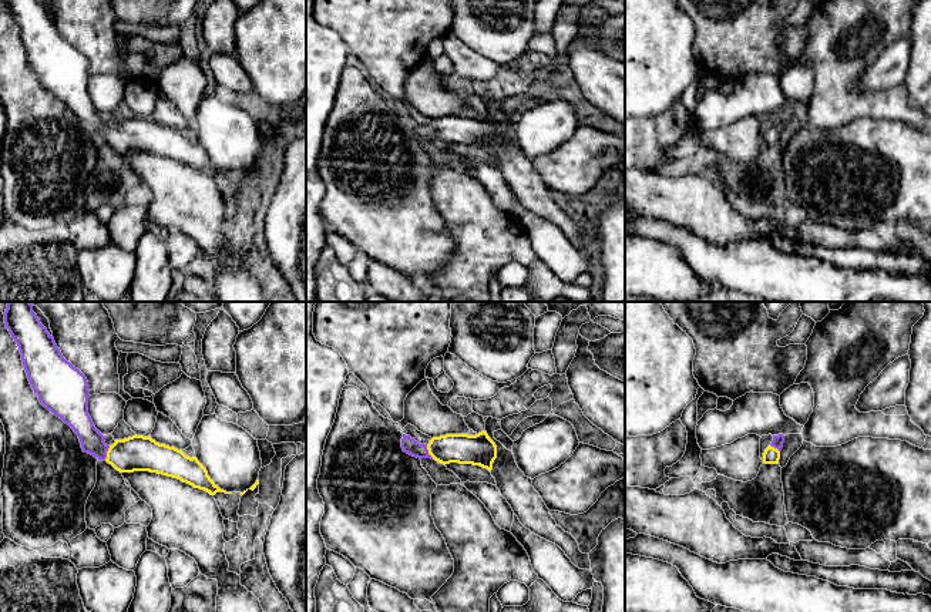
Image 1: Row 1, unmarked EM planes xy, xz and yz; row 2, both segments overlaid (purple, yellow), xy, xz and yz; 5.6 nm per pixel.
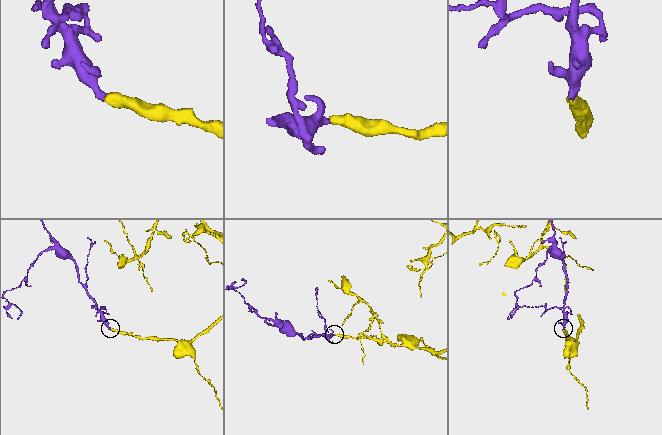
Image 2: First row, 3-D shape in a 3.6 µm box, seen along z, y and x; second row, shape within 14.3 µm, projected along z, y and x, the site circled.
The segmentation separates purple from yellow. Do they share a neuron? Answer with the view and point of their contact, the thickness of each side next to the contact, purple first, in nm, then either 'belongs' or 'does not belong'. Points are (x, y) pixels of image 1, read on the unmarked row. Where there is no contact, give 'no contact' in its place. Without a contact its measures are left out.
xy (106, 134) | 130/200 nm | belongs

